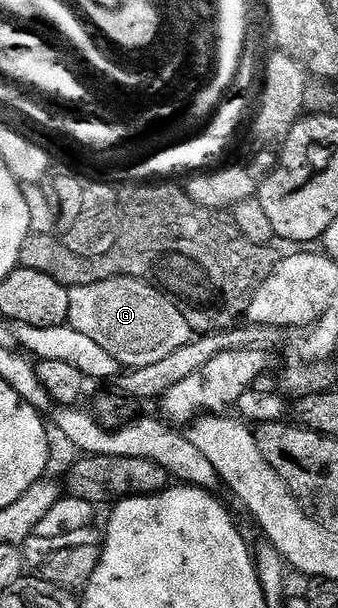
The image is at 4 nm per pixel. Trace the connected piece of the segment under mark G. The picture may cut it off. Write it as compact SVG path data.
M116 277L91 286L75 286L70 290L70 317L68 324L75 332L84 332L86 338L96 340L100 344L102 354L111 354L126 368L137 368L156 364L156 360L164 360L176 348L184 348L191 337L190 322L185 318L183 307L171 298L165 290L142 281L141 278Z

